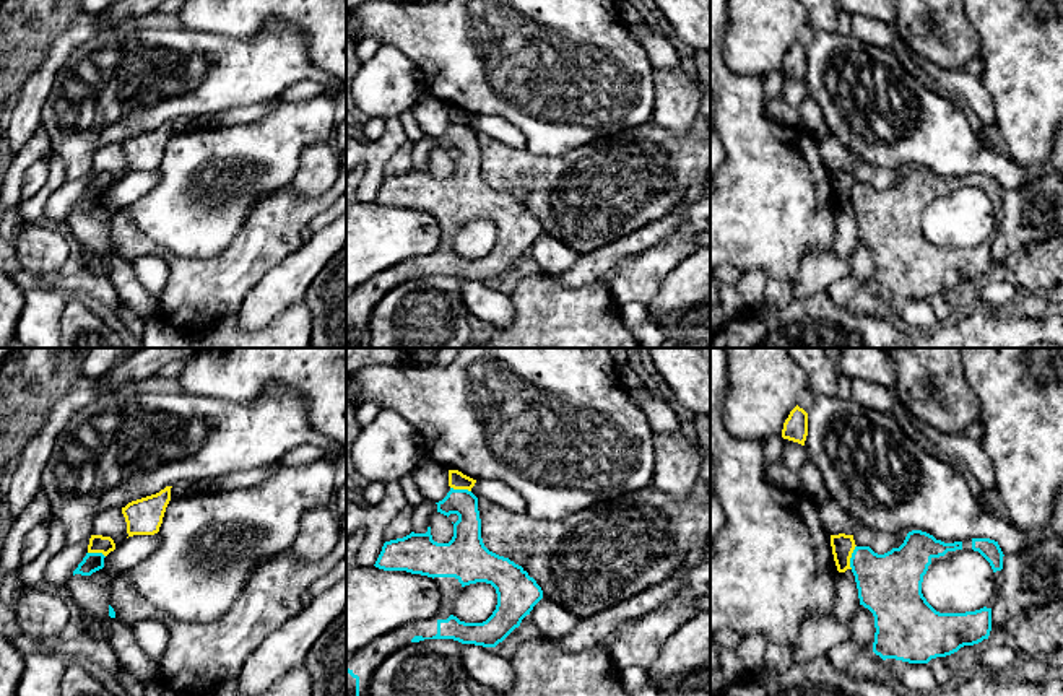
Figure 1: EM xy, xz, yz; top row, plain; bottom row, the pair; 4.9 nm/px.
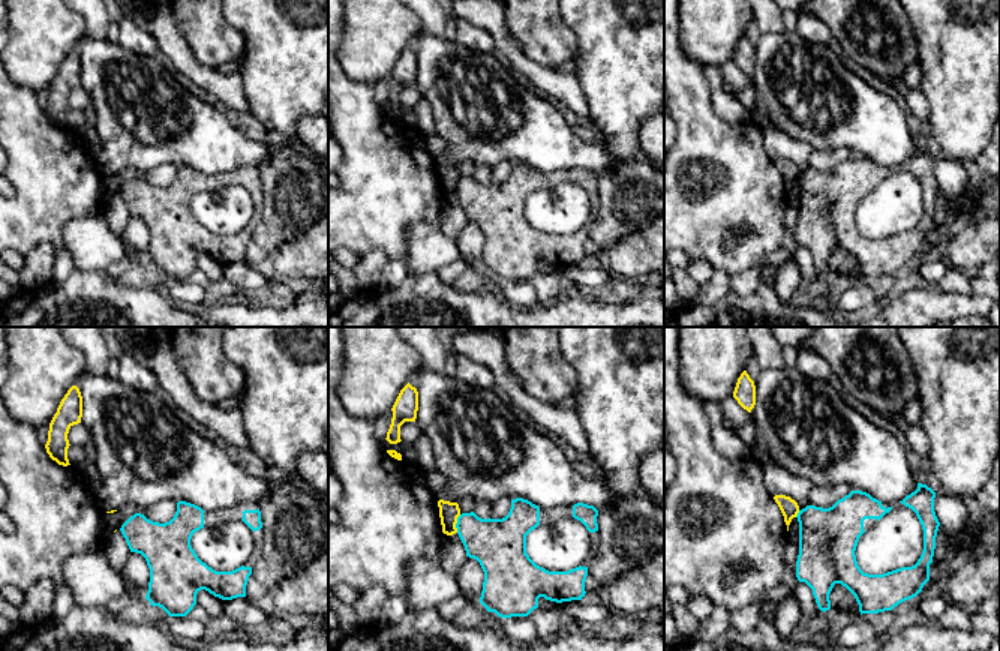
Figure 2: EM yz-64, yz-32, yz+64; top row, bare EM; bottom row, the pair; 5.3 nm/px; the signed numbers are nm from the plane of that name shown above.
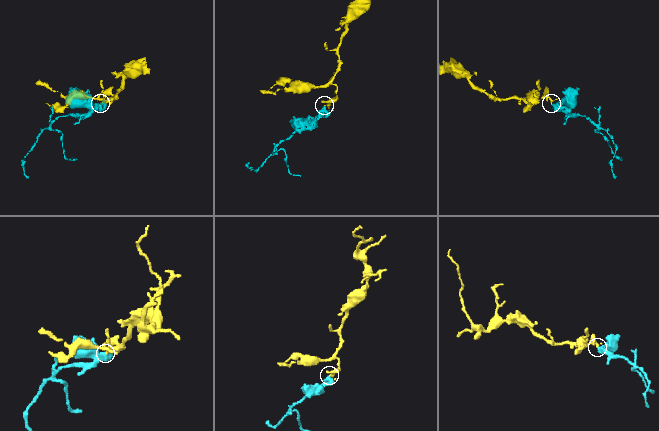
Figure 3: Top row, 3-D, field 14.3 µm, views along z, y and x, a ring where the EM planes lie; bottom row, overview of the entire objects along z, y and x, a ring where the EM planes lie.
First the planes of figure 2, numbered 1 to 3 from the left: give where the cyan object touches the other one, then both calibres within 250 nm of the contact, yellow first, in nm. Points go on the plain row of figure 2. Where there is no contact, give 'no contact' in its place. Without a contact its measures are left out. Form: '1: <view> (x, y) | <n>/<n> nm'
1: no contact
2: yz-32 (456, 186) | 110/280 nm
3: yz+64 (798, 176) | 100/320 nm

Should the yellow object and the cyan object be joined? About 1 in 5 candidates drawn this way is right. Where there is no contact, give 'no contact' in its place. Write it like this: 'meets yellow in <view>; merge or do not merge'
meets yellow in yz; do not merge

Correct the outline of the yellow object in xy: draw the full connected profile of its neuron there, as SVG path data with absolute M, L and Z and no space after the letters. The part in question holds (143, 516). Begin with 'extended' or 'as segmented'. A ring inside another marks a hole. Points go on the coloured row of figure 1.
as segmented | M166 486L156 494L132 501L122 507L128 537L154 535L159 532L166 507L171 501L171 488Z

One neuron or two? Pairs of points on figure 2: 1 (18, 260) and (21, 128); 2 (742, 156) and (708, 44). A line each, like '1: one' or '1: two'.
1: two
2: two

